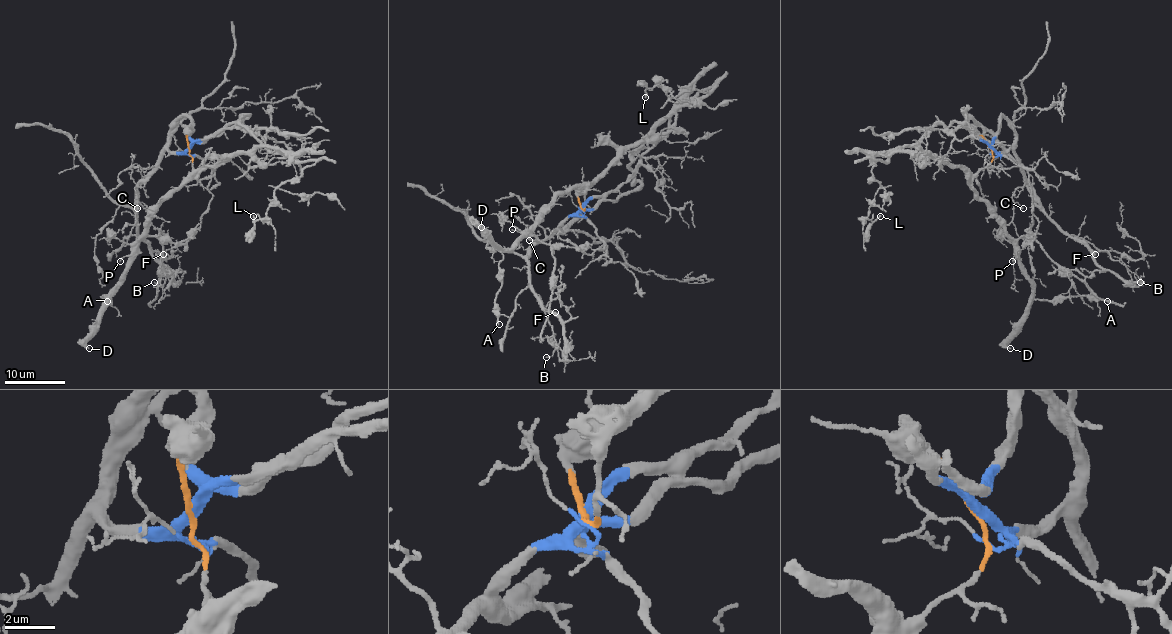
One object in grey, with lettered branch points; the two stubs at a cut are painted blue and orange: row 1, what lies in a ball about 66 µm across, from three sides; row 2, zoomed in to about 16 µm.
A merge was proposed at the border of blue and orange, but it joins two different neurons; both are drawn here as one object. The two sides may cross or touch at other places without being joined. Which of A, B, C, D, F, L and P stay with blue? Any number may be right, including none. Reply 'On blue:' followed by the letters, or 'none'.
On blue: B, C, F, L

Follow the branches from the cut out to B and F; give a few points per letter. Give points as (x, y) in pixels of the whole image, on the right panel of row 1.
B: (991, 147), (1010, 149), (1039, 206), (1063, 231), (1097, 252), (1106, 250), (1124, 265), (1134, 287), (1140, 282)
F: (991, 147), (997, 152), (1010, 149), (1039, 206), (1095, 253)

